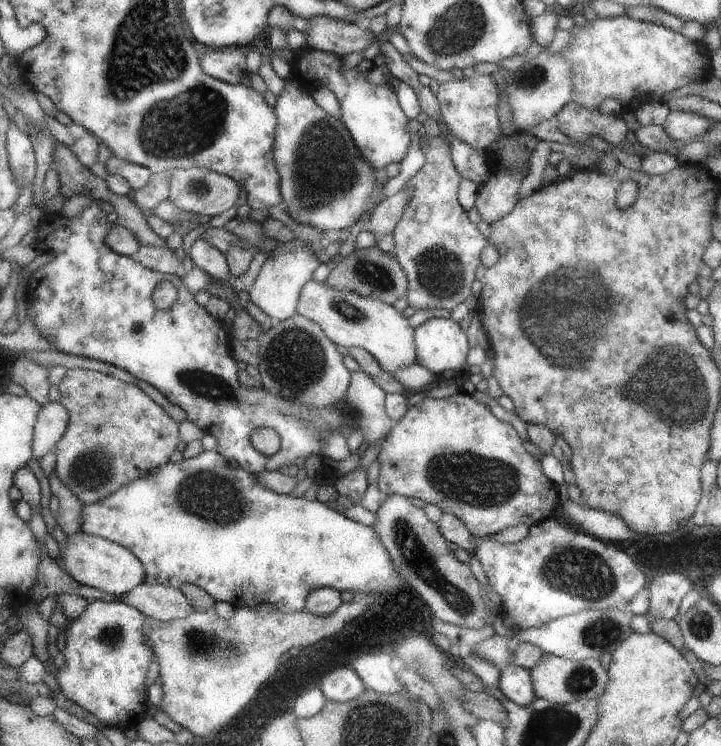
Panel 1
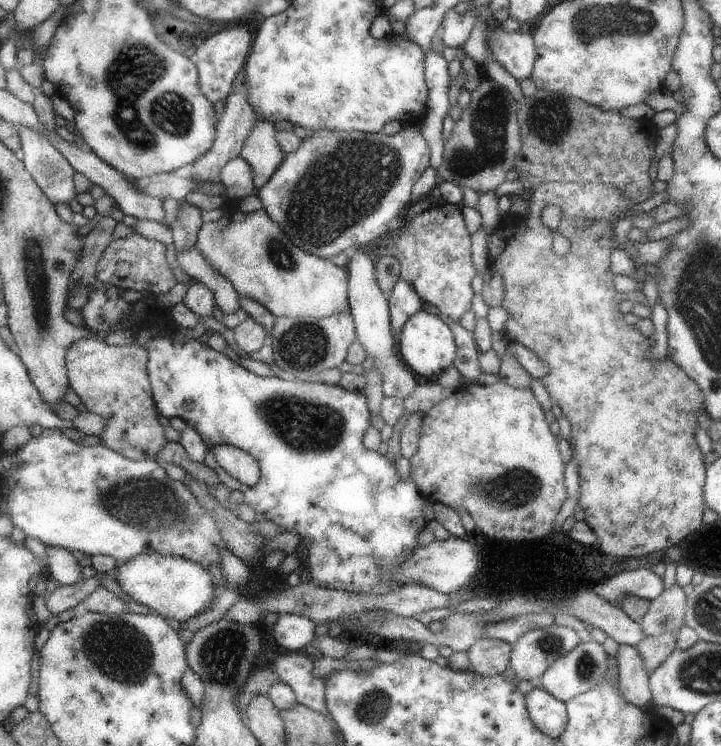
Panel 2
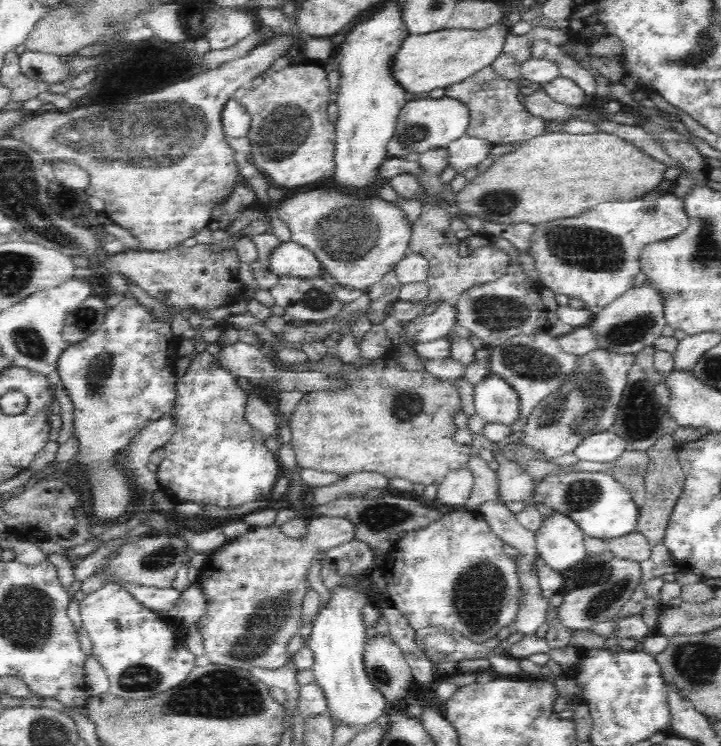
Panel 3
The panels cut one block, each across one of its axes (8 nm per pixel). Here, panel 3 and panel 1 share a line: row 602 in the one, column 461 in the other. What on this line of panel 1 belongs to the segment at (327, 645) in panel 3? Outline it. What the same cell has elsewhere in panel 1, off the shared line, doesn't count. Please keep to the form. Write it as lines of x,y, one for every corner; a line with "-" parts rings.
429,318
414,328
413,342
415,364
435,374
465,365
470,347
466,332
451,318

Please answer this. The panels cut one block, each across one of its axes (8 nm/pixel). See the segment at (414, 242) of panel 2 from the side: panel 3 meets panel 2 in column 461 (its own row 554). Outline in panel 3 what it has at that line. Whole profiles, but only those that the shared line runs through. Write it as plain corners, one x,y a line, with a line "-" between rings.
321,516
311,519
307,526
307,538
303,539
287,537
275,526
252,528
229,546
222,545
222,550
216,549
216,554
207,558
199,569
197,582
208,599
208,614
200,620
199,625
204,637
204,654
212,664
245,669
258,666
276,670
289,661
291,655
285,646
299,632
302,597
308,587
305,576
312,556
319,550
329,551
356,539
356,525
346,517

